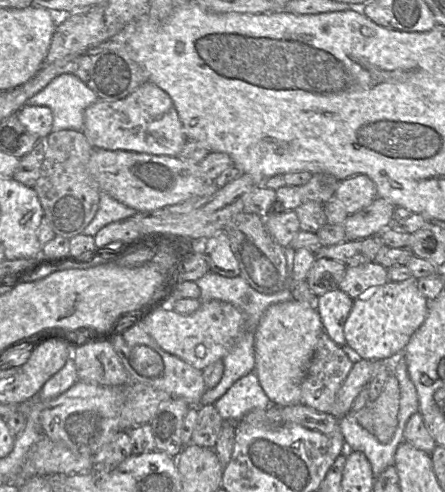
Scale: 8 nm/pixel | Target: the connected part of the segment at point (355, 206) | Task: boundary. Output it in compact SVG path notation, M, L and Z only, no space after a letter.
M365 174L349 177L340 182L335 197L341 201L348 215L369 206L378 196L375 183Z

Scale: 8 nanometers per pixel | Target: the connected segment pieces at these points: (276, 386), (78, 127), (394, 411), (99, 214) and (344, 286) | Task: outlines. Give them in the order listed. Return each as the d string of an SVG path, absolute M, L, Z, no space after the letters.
M293 299L273 304L264 312L254 336L254 372L272 405L300 404L301 384L323 331L318 311L307 303Z
M63 73L29 98L25 105L46 106L51 109L51 132L82 131L84 111L97 100L97 95L80 78L71 73Z
M390 373L378 398L370 406L373 413L373 434L382 443L388 443L397 428L400 405L400 387L396 376Z
M100 191L98 210L82 233L94 237L104 226L132 217L136 213L135 209L117 201L107 192Z
M369 262L347 266L338 288L355 300L361 295L364 298L364 295L370 294L365 293L366 291L388 281L387 269L376 262Z

